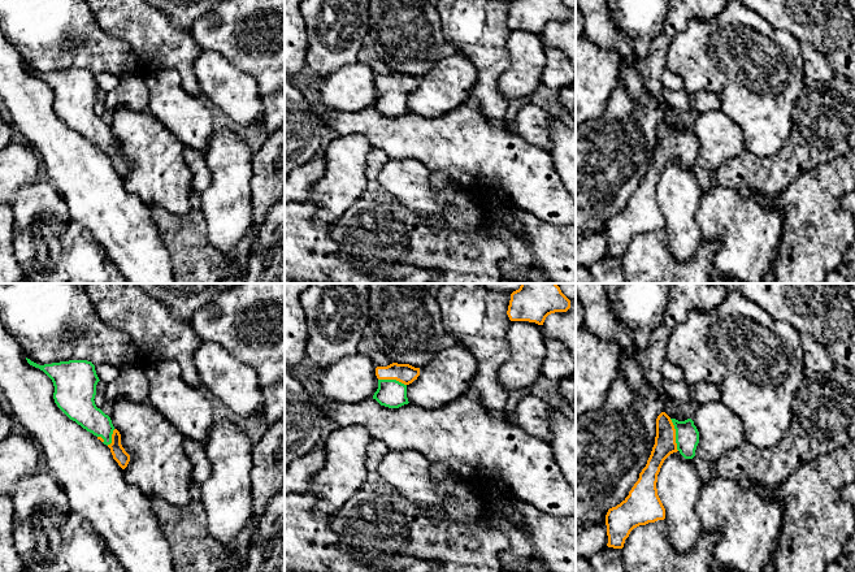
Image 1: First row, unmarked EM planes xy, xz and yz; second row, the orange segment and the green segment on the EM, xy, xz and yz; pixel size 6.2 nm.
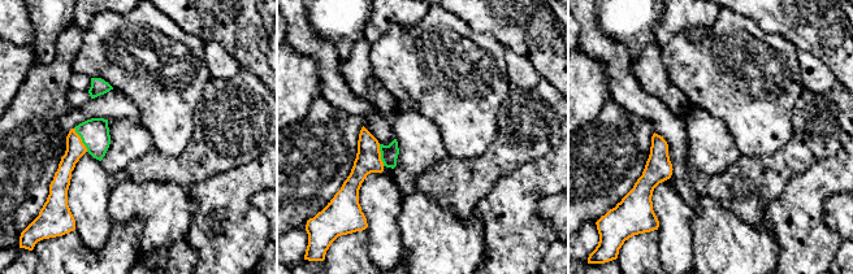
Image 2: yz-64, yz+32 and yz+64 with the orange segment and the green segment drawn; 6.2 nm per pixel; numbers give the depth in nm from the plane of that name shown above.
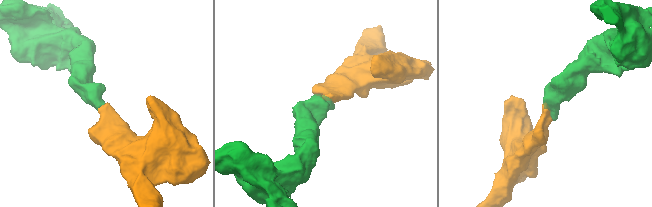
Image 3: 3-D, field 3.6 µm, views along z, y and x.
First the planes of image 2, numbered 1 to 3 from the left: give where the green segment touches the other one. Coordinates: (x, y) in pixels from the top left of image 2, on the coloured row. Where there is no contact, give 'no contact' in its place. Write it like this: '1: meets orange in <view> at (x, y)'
1: meets orange in yz-64 at (81, 139)
2: meets orange in yz+32 at (380, 155)
3: no contact

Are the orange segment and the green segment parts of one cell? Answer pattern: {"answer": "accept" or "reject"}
{"answer": "accept"}

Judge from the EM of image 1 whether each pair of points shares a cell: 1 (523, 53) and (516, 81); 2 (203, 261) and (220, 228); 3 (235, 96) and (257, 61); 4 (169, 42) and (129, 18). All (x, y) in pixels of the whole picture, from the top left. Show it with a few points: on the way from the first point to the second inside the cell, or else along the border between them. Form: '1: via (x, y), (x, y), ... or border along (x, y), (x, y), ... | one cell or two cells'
1: via (523, 60), (523, 74) | one cell
2: border along (204, 215), (207, 239), (217, 250), (231, 251) | two cells
3: border along (224, 57), (255, 81), (257, 94), (261, 98) | two cells
4: via (159, 42), (139, 24) | one cell

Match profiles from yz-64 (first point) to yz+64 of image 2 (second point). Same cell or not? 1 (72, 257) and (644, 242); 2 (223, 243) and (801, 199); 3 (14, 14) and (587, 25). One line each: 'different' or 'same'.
1: same
2: same
3: same

